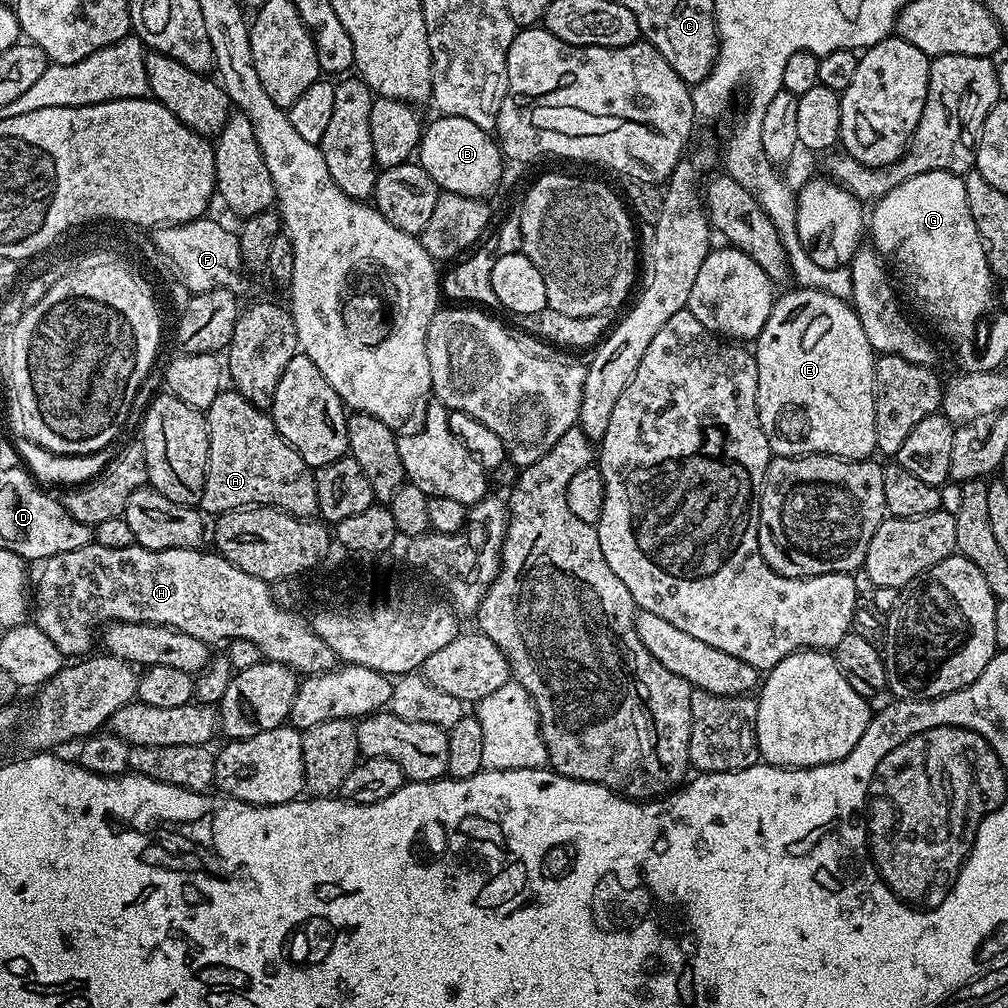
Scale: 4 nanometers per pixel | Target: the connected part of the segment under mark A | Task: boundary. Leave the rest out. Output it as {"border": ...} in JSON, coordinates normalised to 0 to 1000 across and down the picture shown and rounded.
{"border":[[[219,387],[216,395],[204,407],[206,419],[206,465],[202,475],[202,485],[197,503],[203,509],[217,510],[230,504],[248,504],[265,502],[279,504],[289,512],[303,514],[313,513],[315,509],[315,490],[313,489],[313,473],[311,465],[280,435],[269,412],[261,405],[254,405],[233,387]]]}

